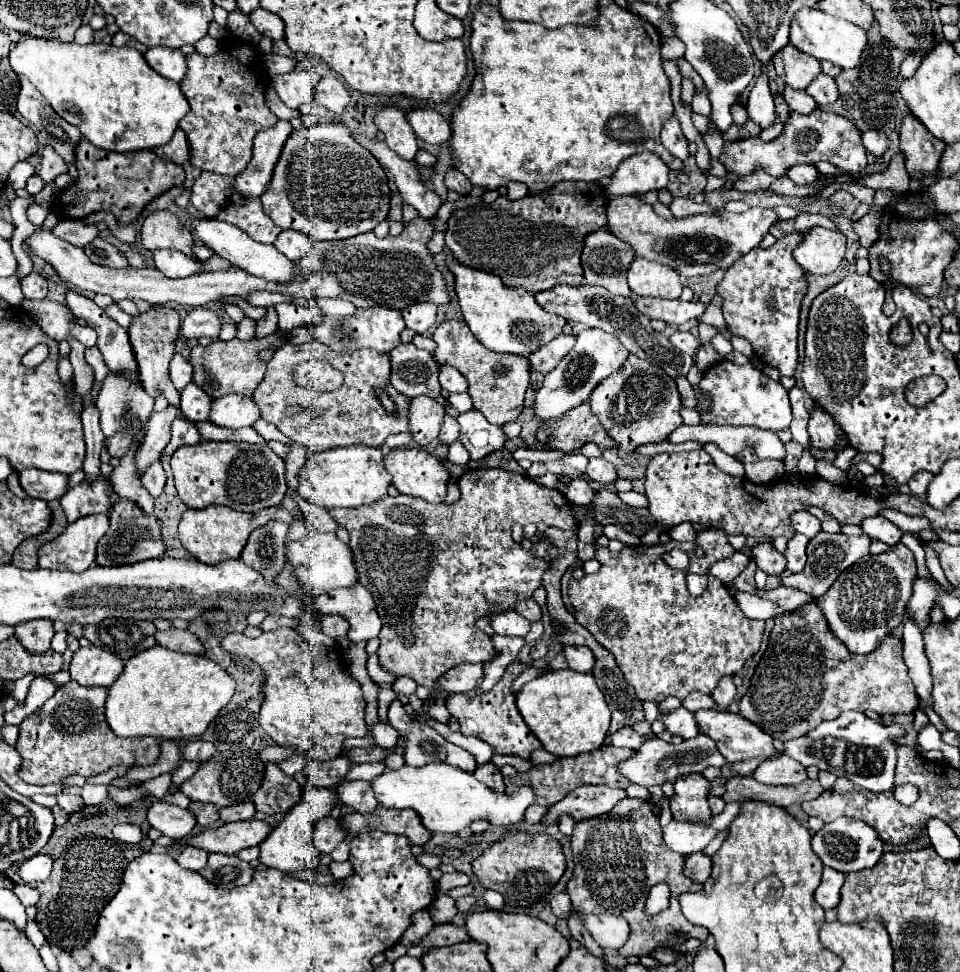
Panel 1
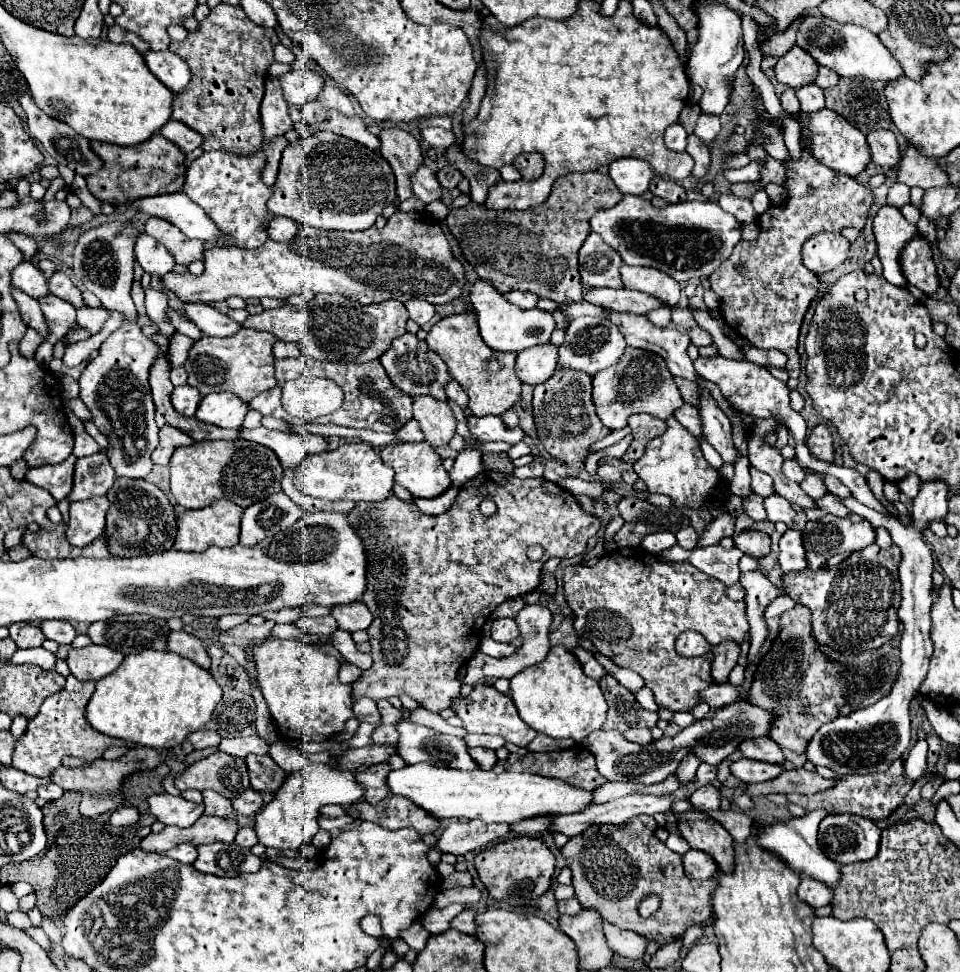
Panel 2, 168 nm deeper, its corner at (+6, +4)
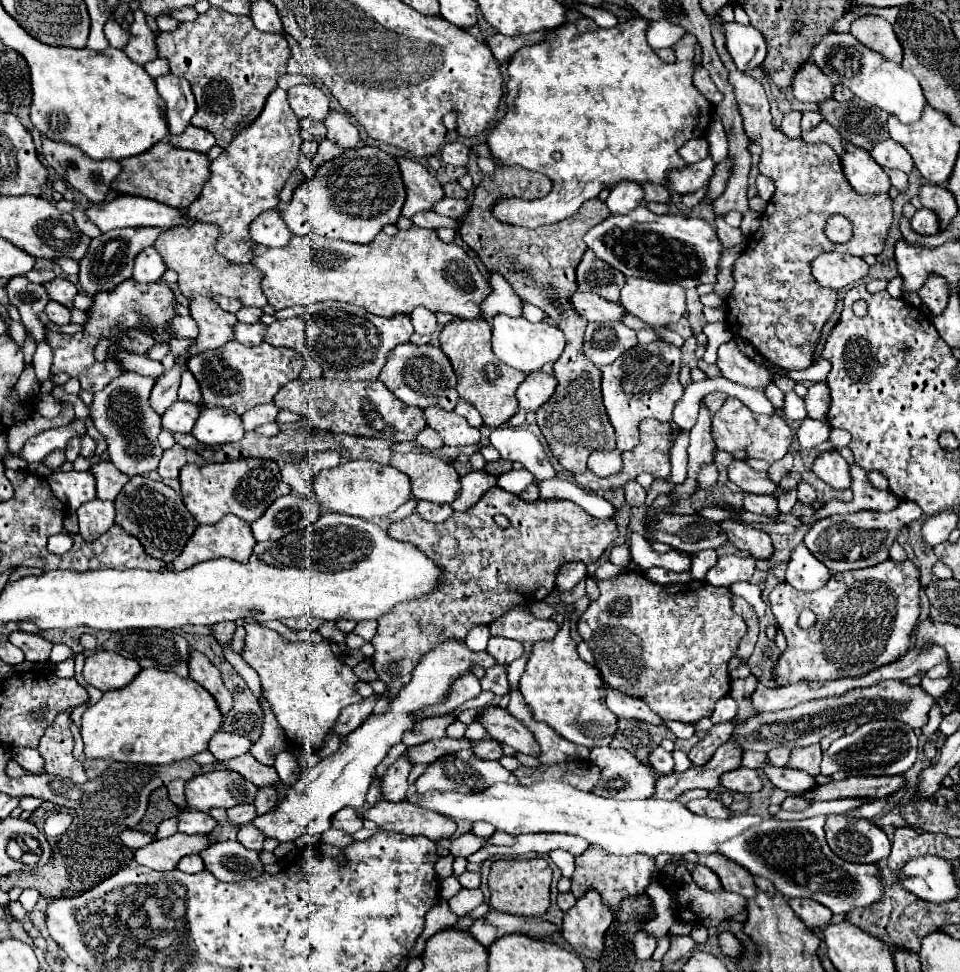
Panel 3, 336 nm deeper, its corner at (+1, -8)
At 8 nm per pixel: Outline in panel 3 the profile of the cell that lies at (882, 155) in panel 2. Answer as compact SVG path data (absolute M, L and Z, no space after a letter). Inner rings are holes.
M888 138L884 142L878 142L870 154L882 168L898 168L898 170L908 174L914 166L912 156L908 154L908 150L900 148L896 144L896 140L892 140L892 138Z

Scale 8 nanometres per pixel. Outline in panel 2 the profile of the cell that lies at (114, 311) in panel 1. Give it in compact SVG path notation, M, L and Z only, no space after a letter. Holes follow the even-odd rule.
M89 306L77 308L77 324L89 330L89 334L97 334L105 320L107 320L107 312L103 308L89 308Z

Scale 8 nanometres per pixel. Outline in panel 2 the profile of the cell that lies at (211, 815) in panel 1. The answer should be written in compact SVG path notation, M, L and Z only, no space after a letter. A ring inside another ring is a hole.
M205 790L203 792L205 796L205 814L211 814L211 816L233 816L235 810L233 810L233 804L229 798L225 798L223 794L217 794L215 790Z

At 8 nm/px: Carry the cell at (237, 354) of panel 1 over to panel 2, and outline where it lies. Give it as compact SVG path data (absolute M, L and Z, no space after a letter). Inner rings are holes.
M239 330L239 334L229 338L213 338L203 336L197 340L189 352L189 360L185 370L189 374L189 384L195 386L201 396L211 392L231 392L239 396L243 402L251 402L257 394L275 388L275 356L271 352L275 344L275 336L259 330Z

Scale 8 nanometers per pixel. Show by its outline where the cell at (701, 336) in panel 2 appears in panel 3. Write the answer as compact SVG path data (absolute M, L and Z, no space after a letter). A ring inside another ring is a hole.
M734 340L722 344L718 348L718 360L716 366L720 368L720 374L732 382L738 382L742 386L754 388L754 390L764 390L772 378L770 372L764 366L754 364L748 360L736 346Z

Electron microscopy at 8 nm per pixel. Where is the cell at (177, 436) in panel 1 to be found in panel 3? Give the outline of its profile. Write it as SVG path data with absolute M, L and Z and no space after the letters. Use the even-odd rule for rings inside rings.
M174 444L170 450L164 450L162 454L162 460L160 460L160 466L158 466L158 474L162 478L178 478L178 472L184 464L206 464L204 458L200 454L196 454L194 450L188 450L188 448L182 448L180 444Z

